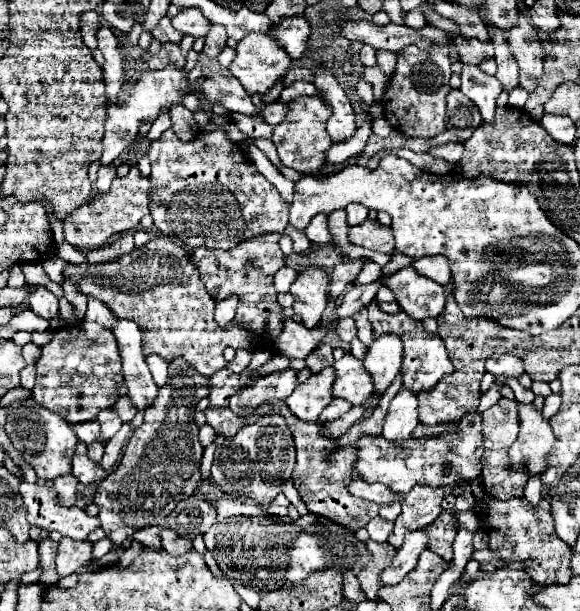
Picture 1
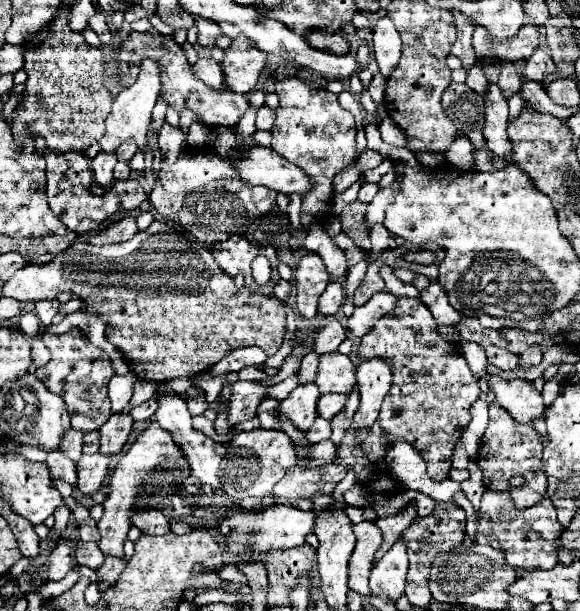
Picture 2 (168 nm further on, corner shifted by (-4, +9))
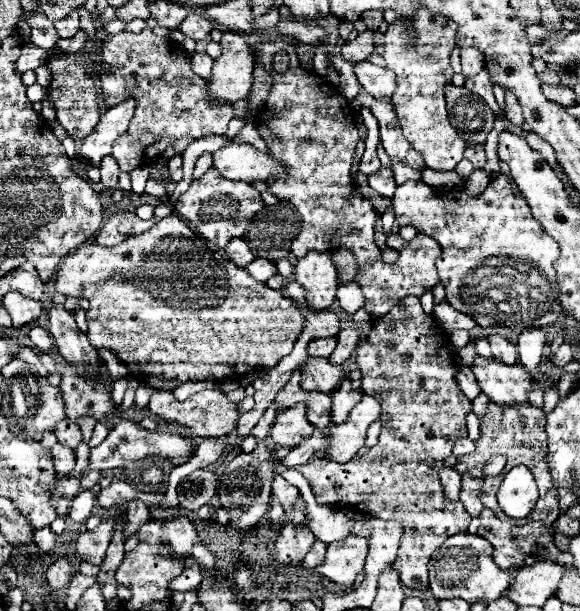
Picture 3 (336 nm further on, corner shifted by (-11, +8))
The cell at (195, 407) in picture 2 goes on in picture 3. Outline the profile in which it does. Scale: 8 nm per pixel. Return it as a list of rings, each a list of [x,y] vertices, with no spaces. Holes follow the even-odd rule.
[[[212,388],[212,390],[202,390],[194,396],[190,396],[186,402],[178,402],[174,398],[174,394],[170,390],[154,390],[150,402],[148,402],[148,410],[152,414],[158,414],[160,418],[168,420],[168,422],[176,422],[182,426],[192,428],[194,436],[198,438],[222,438],[228,436],[230,432],[236,430],[238,418],[240,418],[240,410],[236,402],[230,402],[226,398],[224,392]]]

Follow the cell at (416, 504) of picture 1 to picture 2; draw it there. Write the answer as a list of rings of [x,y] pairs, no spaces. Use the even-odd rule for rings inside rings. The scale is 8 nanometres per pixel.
[[[411,503],[411,507],[407,507],[403,513],[389,515],[389,517],[379,517],[375,521],[375,525],[383,533],[383,543],[377,549],[377,559],[373,563],[379,563],[381,561],[381,555],[385,555],[385,551],[389,551],[389,547],[401,537],[403,529],[407,529],[411,525],[411,521],[413,521],[415,515],[417,515],[417,507],[415,507],[415,503]]]

